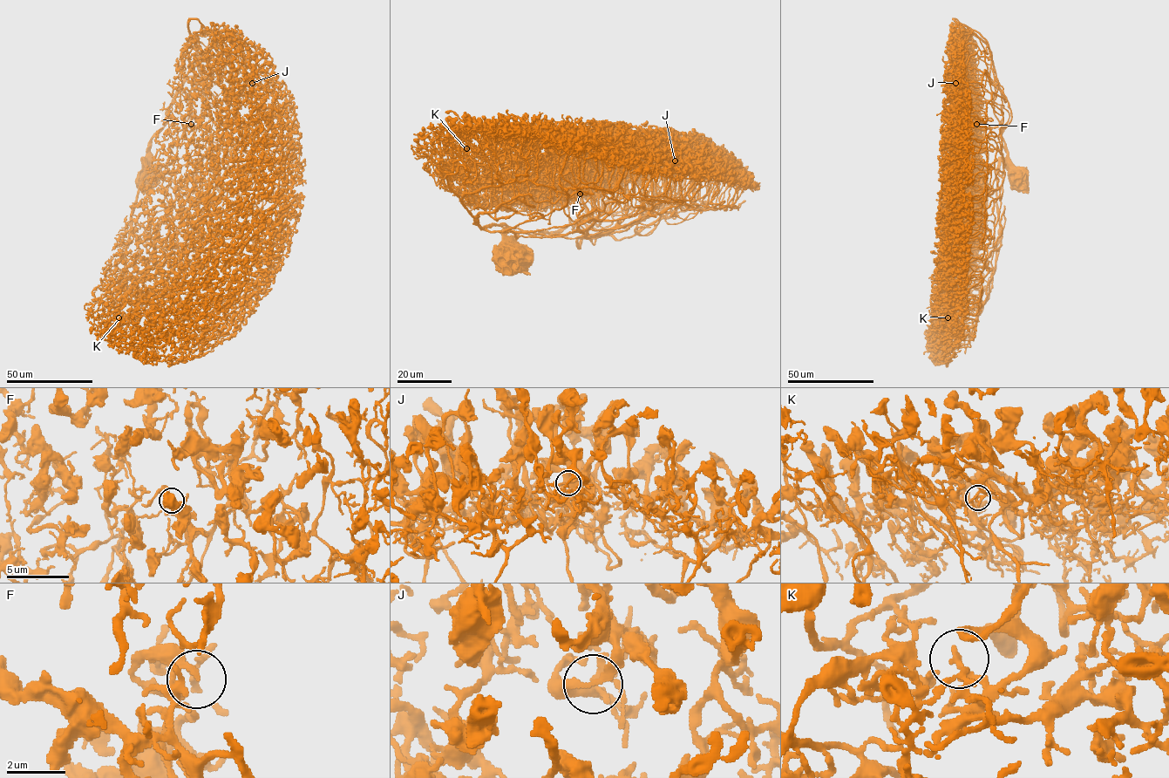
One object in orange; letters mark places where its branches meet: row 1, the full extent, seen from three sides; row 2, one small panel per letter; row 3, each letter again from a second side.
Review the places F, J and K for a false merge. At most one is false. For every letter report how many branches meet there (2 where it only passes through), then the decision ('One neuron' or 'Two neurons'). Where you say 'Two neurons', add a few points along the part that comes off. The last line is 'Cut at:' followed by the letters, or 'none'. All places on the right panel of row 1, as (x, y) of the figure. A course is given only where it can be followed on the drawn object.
F: Branches: 2. One neuron
J: Branches: 2. One neuron
K: Branches: 2. One neuron
Cut at: none

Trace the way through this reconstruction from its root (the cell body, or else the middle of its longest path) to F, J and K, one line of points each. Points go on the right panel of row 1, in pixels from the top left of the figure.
F: (1014, 174), (1002, 160), (998, 174), (1003, 173), (1005, 165), (1002, 143), (978, 136), (974, 132), (976, 124)
J: (1014, 174), (1002, 160), (998, 174), (1005, 165), (1001, 142), (966, 129), (959, 116), (961, 93), (955, 83)
K: (1014, 174), (1002, 160), (996, 175), (999, 242), (988, 298), (982, 306), (962, 304), (948, 317)

